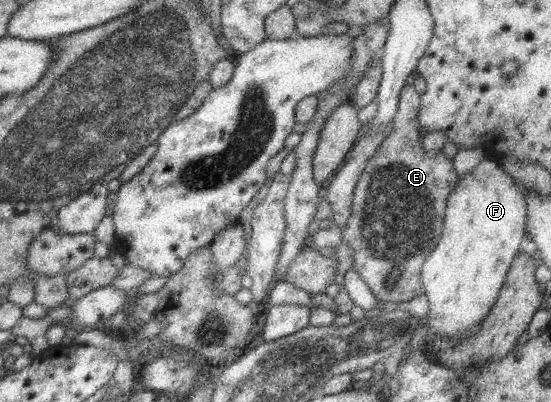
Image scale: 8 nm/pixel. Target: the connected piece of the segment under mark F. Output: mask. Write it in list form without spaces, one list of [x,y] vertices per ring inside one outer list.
[[[481,160],[453,186],[445,203],[439,244],[425,257],[421,269],[423,296],[429,304],[428,340],[439,334],[456,343],[482,323],[525,236],[525,208],[522,187],[491,160]]]

